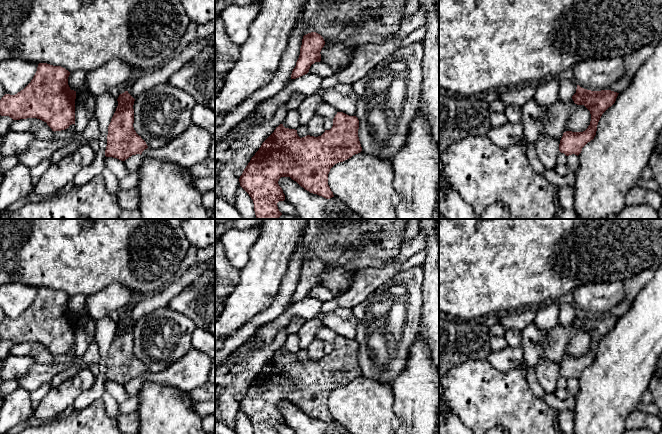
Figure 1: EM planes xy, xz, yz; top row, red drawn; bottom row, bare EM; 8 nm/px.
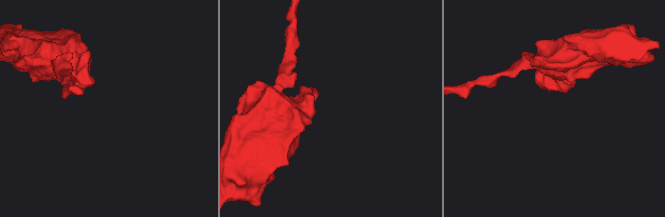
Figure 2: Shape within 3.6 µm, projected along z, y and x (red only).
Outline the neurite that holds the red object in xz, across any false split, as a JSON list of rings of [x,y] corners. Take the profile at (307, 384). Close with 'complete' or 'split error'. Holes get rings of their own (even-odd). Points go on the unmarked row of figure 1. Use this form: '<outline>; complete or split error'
[[[337,336],[330,354],[318,361],[307,359],[300,362],[297,354],[285,352],[280,348],[262,367],[251,382],[239,402],[240,410],[249,418],[254,427],[254,434],[279,434],[277,427],[285,424],[285,419],[278,405],[281,401],[290,401],[310,417],[326,423],[334,421],[328,409],[330,393],[362,375],[358,361],[359,344]]]; complete

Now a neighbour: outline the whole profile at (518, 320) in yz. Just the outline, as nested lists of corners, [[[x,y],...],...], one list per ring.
[[[528,308],[517,312],[506,312],[499,315],[500,324],[504,326],[506,330],[514,328],[517,330],[523,330],[527,325],[534,322],[535,309]]]

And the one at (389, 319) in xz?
[[[421,265],[406,271],[398,270],[392,278],[352,308],[358,319],[355,340],[359,344],[358,361],[364,377],[393,386],[406,368],[411,347],[420,332],[423,279]]]

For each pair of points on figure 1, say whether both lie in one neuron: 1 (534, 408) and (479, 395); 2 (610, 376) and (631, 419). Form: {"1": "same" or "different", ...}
{"1": "same", "2": "different"}

